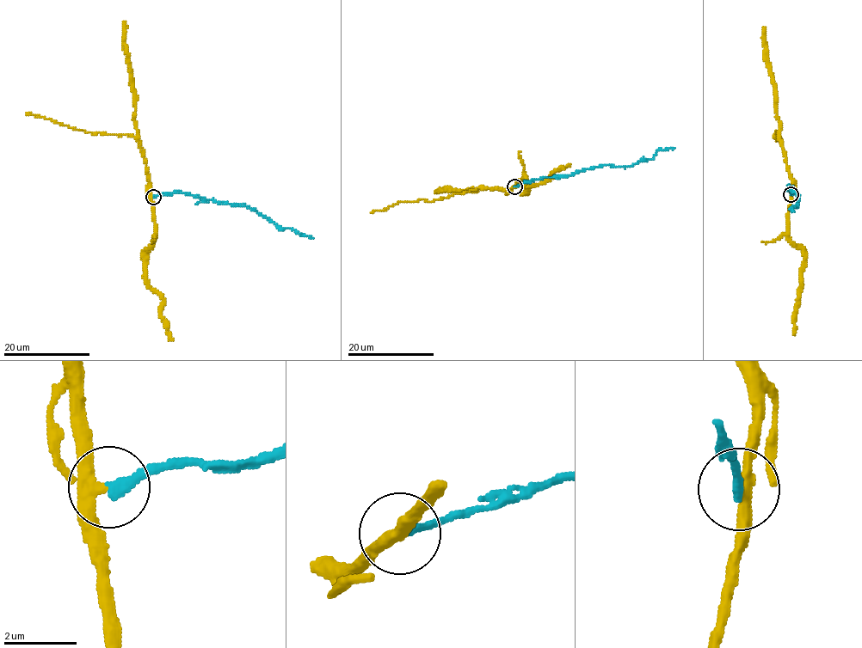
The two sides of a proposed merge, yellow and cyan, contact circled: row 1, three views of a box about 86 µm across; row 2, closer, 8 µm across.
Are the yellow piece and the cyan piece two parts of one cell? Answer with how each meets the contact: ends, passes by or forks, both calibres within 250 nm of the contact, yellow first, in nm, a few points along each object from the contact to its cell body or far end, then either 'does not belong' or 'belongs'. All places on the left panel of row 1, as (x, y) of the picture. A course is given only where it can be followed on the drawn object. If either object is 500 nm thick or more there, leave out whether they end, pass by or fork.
yellow passes by | cyan ends | 280/280 nm | yellow via (153, 197), (144, 154), (134, 136), (91, 134), (26, 113) | cyan via (153, 197), (180, 192), (249, 206), (279, 226), (289, 228), (312, 239) | does not belong

